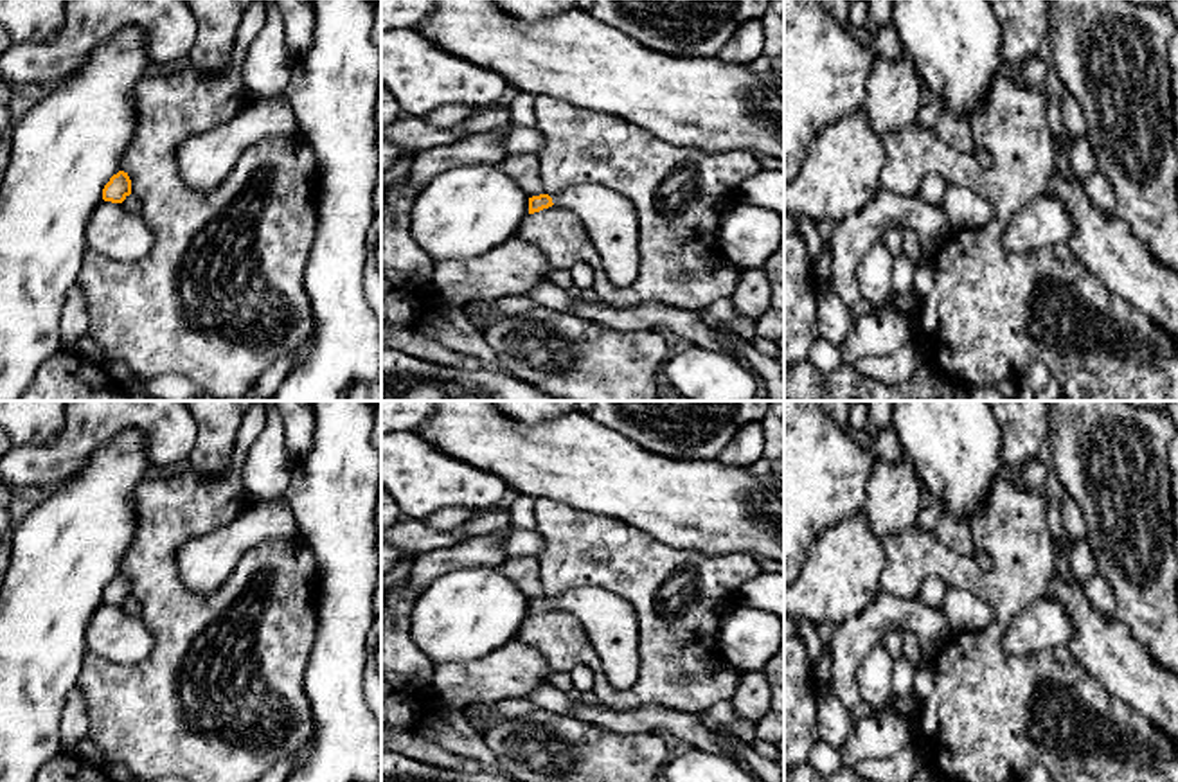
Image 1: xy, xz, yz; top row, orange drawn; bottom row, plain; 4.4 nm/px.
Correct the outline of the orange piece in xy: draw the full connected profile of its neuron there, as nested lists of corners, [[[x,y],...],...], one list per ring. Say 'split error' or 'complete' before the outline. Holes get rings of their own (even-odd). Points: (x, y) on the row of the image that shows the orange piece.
complete | [[[124,171],[113,174],[103,189],[103,200],[112,203],[122,203],[129,194],[131,194],[131,180]]]

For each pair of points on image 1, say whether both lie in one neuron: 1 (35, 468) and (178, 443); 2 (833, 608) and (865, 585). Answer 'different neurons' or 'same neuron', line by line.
1: same neuron
2: same neuron

